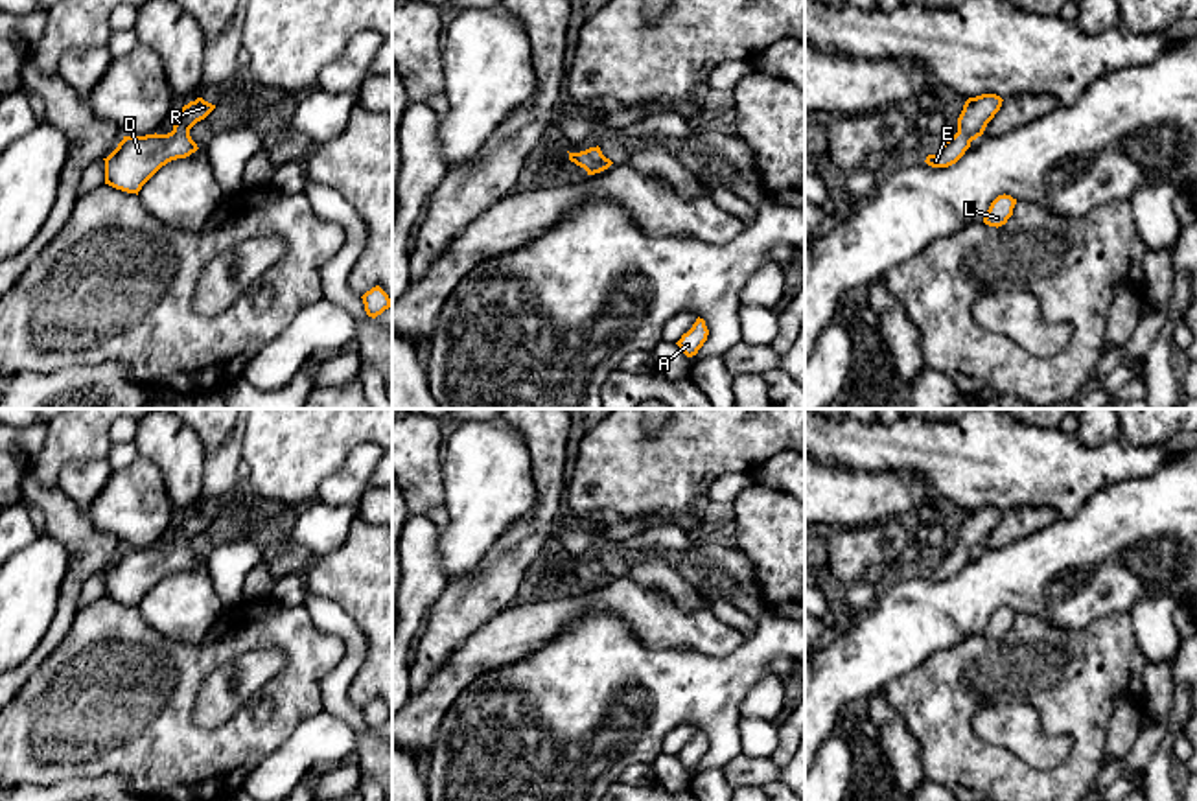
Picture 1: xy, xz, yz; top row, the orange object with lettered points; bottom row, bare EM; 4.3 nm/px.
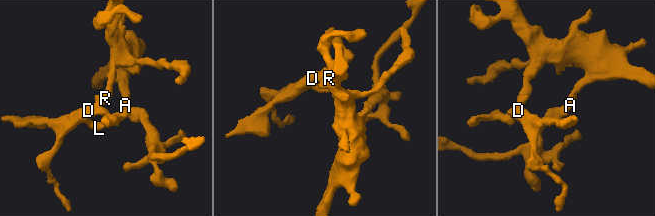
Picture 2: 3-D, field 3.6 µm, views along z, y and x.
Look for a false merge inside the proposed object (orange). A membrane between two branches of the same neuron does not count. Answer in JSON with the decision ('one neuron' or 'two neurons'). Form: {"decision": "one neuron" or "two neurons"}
{"decision": "one neuron"}

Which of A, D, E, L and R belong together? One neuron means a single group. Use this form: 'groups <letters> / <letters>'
groups A D E L R

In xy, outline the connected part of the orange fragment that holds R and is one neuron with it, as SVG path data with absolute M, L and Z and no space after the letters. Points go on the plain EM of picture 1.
M197 510L182 519L168 547L123 549L105 573L105 597L136 606L168 575L186 571L199 560L190 541L204 532L215 517Z

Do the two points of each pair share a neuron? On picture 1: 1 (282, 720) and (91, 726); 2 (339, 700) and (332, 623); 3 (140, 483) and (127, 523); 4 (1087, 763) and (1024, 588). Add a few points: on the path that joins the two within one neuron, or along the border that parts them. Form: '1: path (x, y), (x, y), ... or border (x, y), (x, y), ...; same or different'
1: path (234, 742), (155, 742), (139, 726); same
2: path (339, 680), (352, 661), (352, 639); same
3: path (137, 492), (135, 514); same
4: border (1017, 612), (1032, 612), (1054, 626), (1074, 630); different

